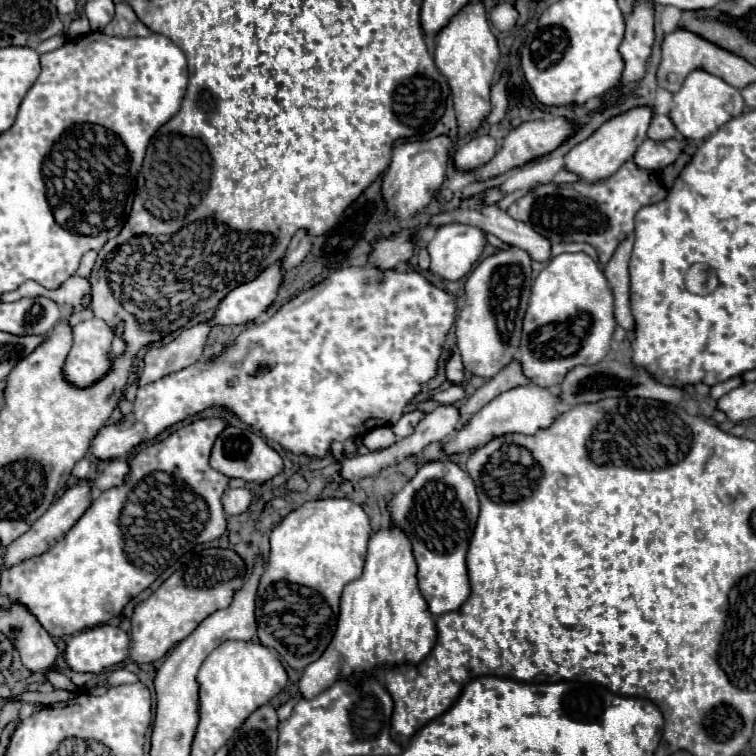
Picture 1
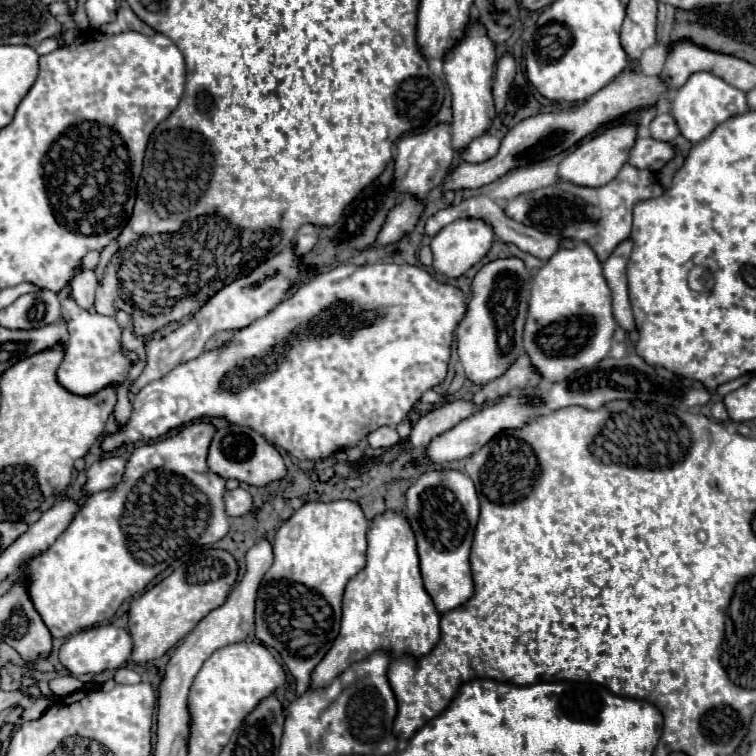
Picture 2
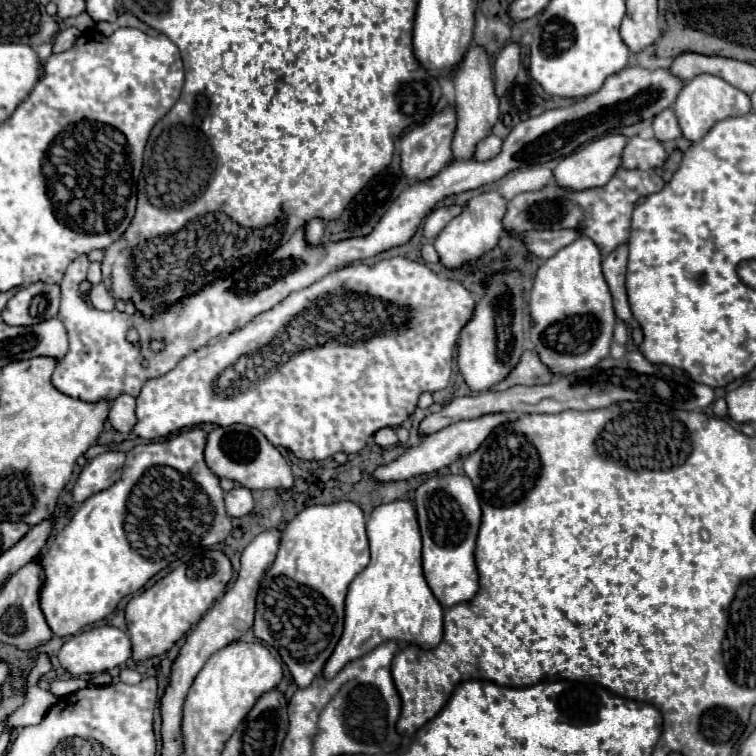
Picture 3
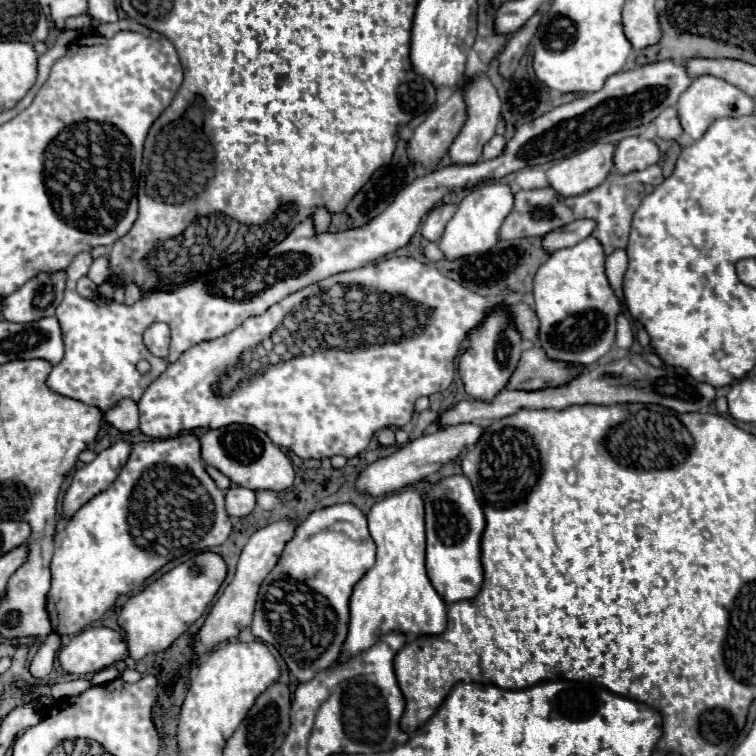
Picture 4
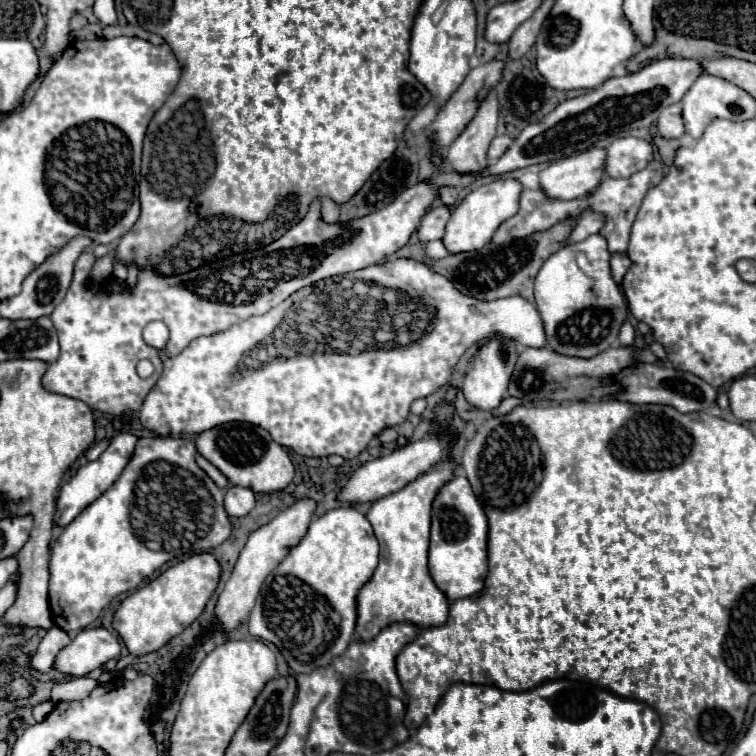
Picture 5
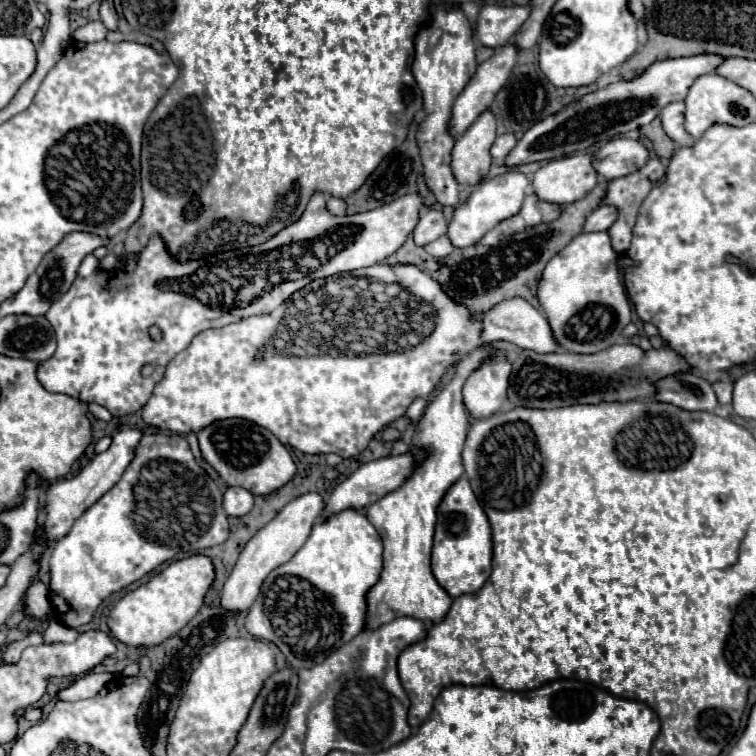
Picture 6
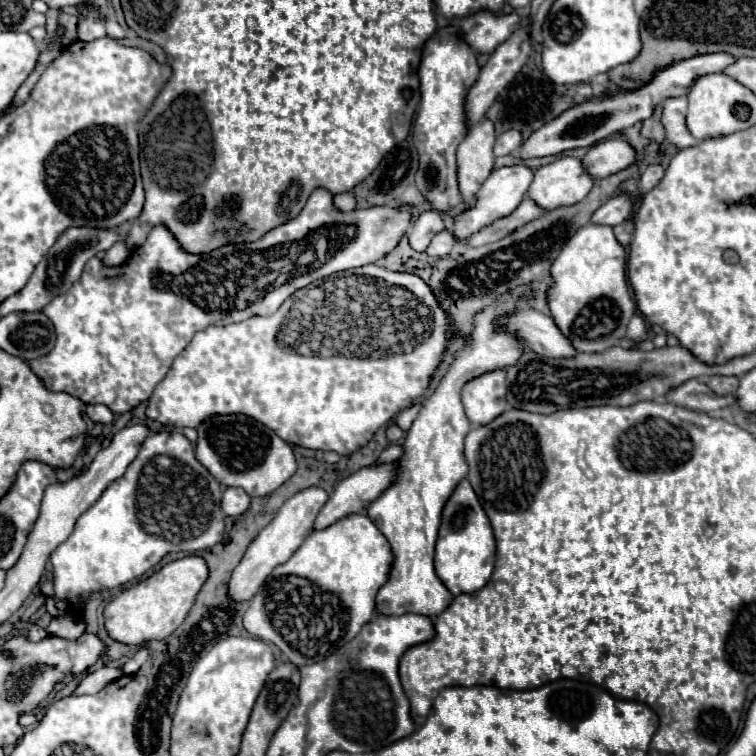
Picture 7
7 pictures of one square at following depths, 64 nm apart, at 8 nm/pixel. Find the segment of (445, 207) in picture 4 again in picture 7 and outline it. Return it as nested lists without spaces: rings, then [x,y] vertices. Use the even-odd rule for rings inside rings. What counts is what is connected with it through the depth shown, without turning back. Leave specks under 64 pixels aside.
[[[436,210],[424,212],[424,214],[416,220],[416,224],[410,228],[410,232],[408,232],[408,242],[410,242],[412,250],[416,250],[416,252],[420,252],[420,254],[426,252],[430,240],[432,240],[434,234],[440,232],[440,230],[444,230],[444,224],[442,224],[440,214],[438,214]]]

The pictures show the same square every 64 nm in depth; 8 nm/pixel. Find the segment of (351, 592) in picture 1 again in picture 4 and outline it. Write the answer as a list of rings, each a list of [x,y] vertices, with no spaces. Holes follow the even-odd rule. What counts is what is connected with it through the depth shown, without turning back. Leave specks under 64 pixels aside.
[[[416,482],[416,484],[410,484],[410,486],[406,486],[400,494],[392,494],[392,496],[386,496],[386,498],[382,498],[380,502],[376,502],[372,508],[370,508],[370,512],[368,512],[368,526],[370,526],[370,534],[372,534],[372,538],[374,538],[374,542],[376,542],[376,546],[378,546],[378,550],[376,550],[376,564],[366,572],[366,576],[356,584],[356,588],[354,588],[354,592],[352,592],[352,600],[350,600],[350,630],[348,630],[348,638],[346,638],[346,642],[344,642],[344,646],[342,646],[342,654],[340,654],[340,660],[346,660],[346,658],[350,658],[350,656],[354,656],[354,654],[360,654],[360,652],[364,652],[364,650],[368,650],[372,644],[376,644],[376,640],[380,638],[380,636],[384,636],[384,634],[388,634],[388,632],[394,632],[394,630],[400,630],[400,632],[406,632],[406,634],[440,634],[440,632],[444,632],[444,628],[446,628],[446,602],[442,600],[442,596],[434,590],[434,586],[432,586],[432,582],[430,582],[430,578],[428,578],[428,574],[426,574],[426,566],[424,566],[424,558],[426,558],[426,528],[424,528],[424,490],[428,488],[428,482]]]

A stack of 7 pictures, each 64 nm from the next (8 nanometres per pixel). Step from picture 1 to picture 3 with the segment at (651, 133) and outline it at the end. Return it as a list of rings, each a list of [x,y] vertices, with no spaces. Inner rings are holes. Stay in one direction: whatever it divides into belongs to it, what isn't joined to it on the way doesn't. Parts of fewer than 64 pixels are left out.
[[[666,108],[664,112],[660,112],[654,120],[652,120],[652,128],[656,134],[656,140],[666,142],[666,140],[676,140],[682,136],[678,120],[674,116],[674,112],[670,108]]]

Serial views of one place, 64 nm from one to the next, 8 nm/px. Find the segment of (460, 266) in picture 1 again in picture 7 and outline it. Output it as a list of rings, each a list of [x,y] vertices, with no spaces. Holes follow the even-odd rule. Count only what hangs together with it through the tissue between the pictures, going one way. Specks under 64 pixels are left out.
[[[524,164],[496,168],[488,176],[488,180],[482,184],[482,188],[478,190],[476,204],[456,218],[456,222],[454,222],[454,234],[456,234],[456,238],[464,240],[464,236],[470,236],[472,232],[488,226],[492,220],[496,220],[500,216],[508,216],[508,212],[514,212],[514,208],[520,204],[520,200],[524,200],[526,190],[528,190],[532,178],[534,178],[534,170],[528,168],[528,166],[524,166]]]

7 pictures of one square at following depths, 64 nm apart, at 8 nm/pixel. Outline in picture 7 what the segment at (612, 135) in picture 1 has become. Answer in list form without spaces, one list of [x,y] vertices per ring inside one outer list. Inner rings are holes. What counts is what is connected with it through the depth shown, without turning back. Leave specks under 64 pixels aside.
[[[560,158],[536,170],[528,188],[528,198],[542,210],[572,206],[580,202],[592,188],[592,176],[584,172],[578,158]]]

